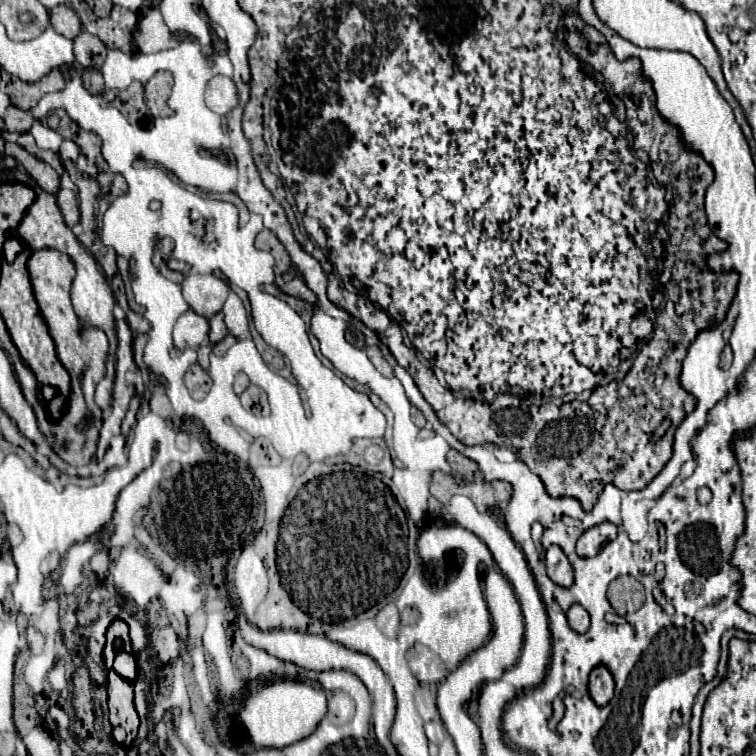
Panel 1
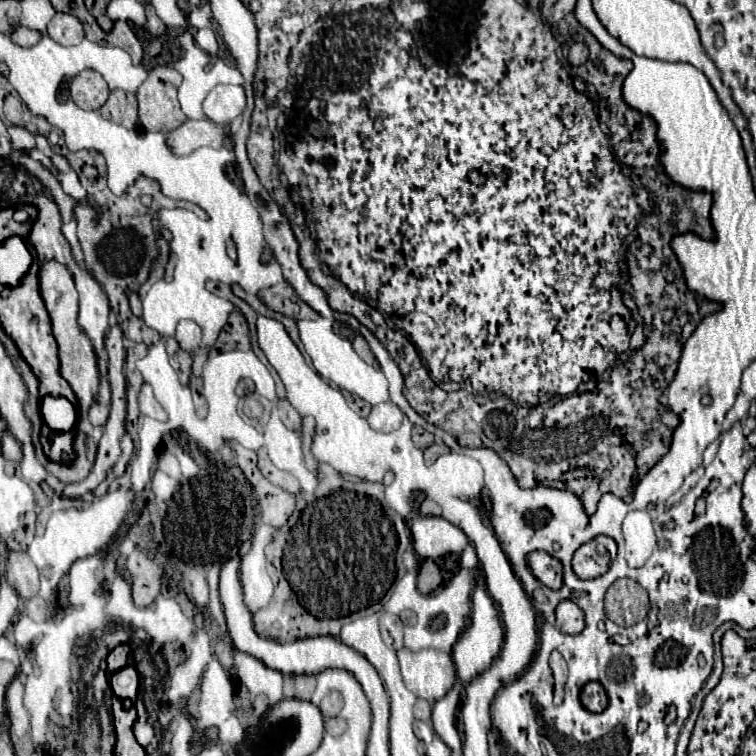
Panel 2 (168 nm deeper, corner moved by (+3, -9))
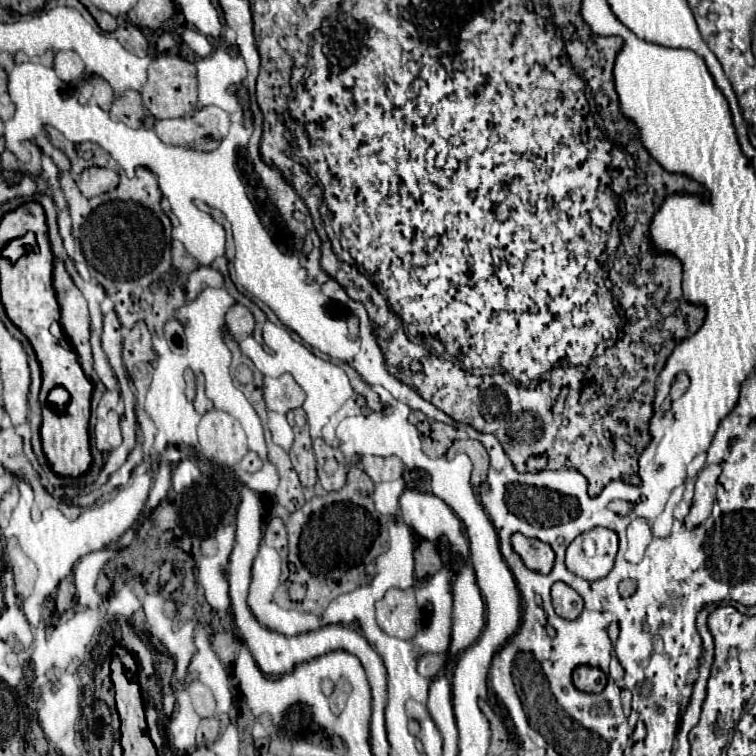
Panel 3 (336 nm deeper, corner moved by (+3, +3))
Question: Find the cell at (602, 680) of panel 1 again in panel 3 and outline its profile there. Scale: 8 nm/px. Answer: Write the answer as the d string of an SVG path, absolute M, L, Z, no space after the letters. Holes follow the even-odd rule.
M579 666L573 672L573 684L577 690L581 692L589 692L589 694L599 694L603 692L605 684L607 684L607 676L599 670L599 668L591 668L591 666Z

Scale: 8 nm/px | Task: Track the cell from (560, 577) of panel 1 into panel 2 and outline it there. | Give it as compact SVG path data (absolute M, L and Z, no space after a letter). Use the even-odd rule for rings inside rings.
M535 550L527 554L527 564L533 572L533 576L547 588L557 590L563 584L563 572L561 572L561 562L553 556L549 556L543 550Z

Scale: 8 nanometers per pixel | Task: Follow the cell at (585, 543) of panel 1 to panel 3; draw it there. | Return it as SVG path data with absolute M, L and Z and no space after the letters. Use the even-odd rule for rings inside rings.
M609 528L583 532L567 548L567 568L585 580L599 580L613 568L617 544L619 538Z

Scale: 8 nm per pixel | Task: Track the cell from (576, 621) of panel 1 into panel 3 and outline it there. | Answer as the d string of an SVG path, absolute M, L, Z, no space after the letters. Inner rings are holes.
M555 582L551 588L553 608L557 616L565 620L575 620L583 612L583 598L565 582Z

